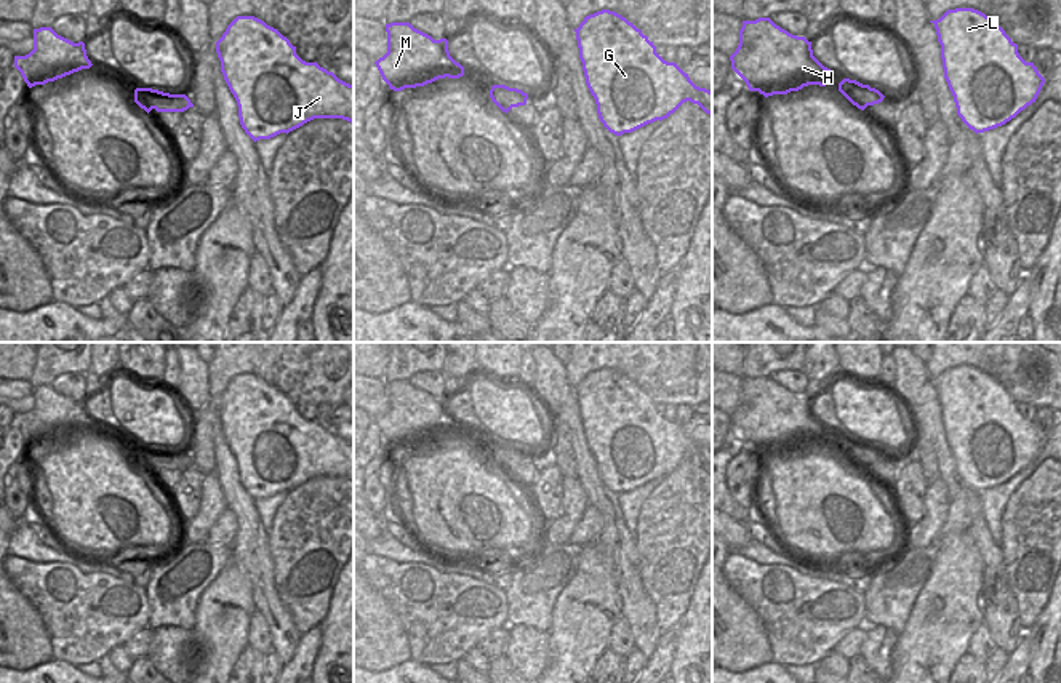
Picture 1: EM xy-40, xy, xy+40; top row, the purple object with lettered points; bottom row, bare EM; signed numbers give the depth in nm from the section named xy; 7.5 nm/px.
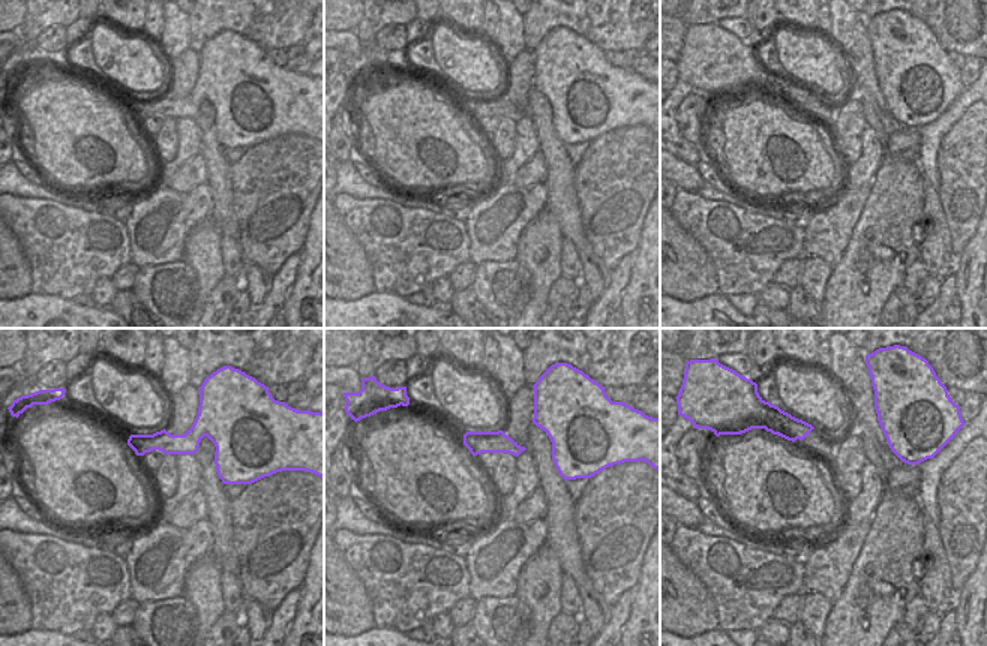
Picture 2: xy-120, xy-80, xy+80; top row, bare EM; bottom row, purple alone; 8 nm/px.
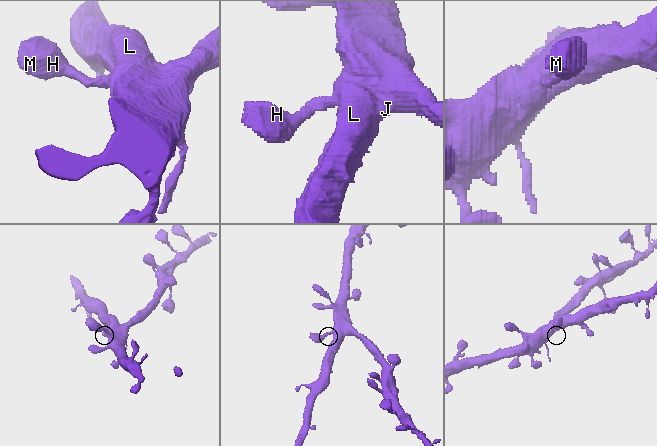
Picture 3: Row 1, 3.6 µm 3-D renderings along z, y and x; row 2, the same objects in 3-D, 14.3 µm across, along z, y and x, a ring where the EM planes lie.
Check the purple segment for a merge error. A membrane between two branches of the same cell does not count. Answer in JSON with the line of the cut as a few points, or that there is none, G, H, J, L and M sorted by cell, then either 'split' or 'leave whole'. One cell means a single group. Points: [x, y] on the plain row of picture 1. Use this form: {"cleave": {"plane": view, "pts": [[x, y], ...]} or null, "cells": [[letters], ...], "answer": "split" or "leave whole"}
{"cleave": null, "cells": [["G", "H", "J", "L", "M"]], "answer": "leave whole"}

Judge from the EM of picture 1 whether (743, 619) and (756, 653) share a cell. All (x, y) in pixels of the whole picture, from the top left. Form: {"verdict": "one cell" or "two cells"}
{"verdict": "one cell"}

